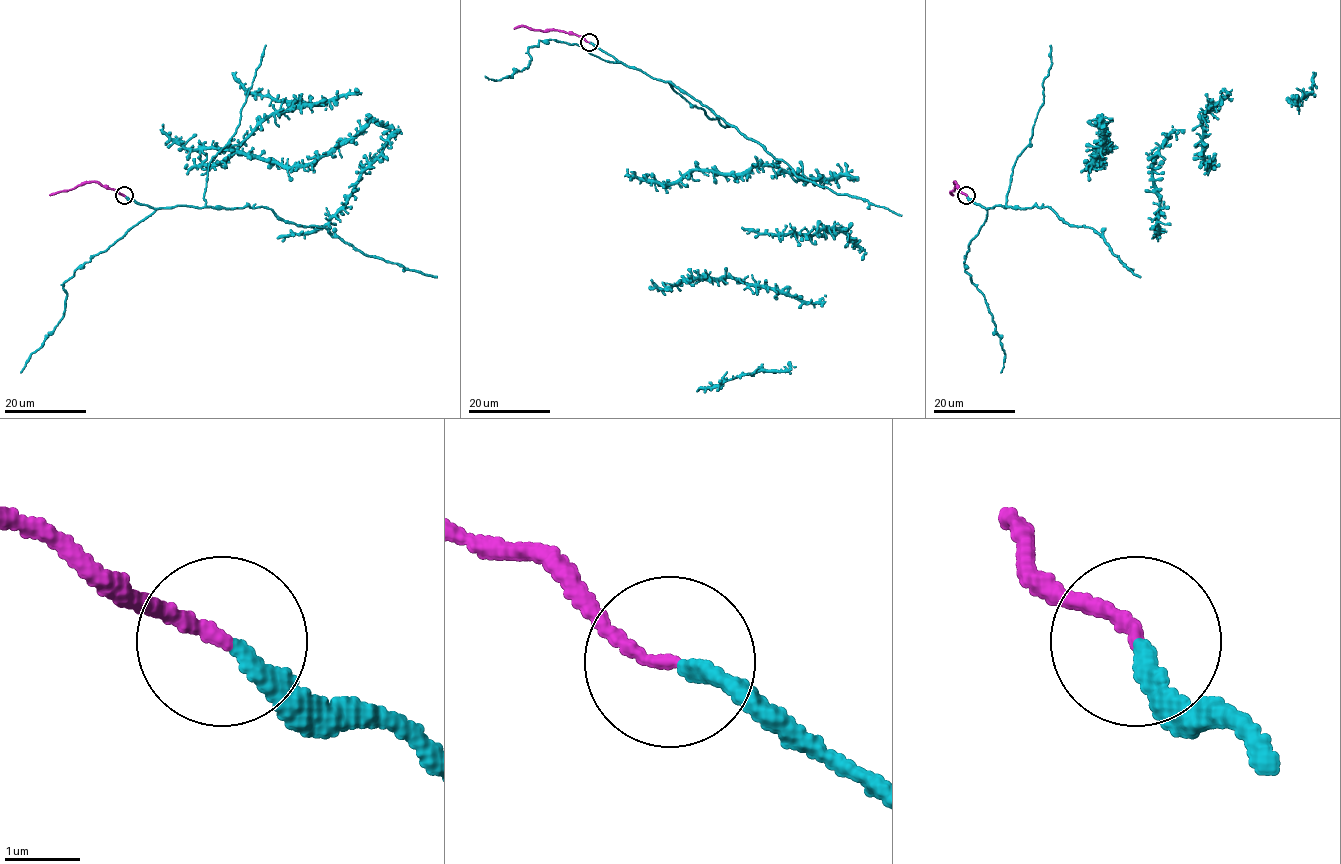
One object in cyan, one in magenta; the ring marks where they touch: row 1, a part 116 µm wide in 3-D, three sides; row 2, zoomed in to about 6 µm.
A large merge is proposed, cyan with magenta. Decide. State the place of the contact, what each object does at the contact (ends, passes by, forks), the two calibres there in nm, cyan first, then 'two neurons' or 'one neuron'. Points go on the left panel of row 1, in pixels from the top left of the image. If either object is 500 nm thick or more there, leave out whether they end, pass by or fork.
place (124, 195); cyan ends; magenta ends; calibres 240 and 160 nm; one neuron

